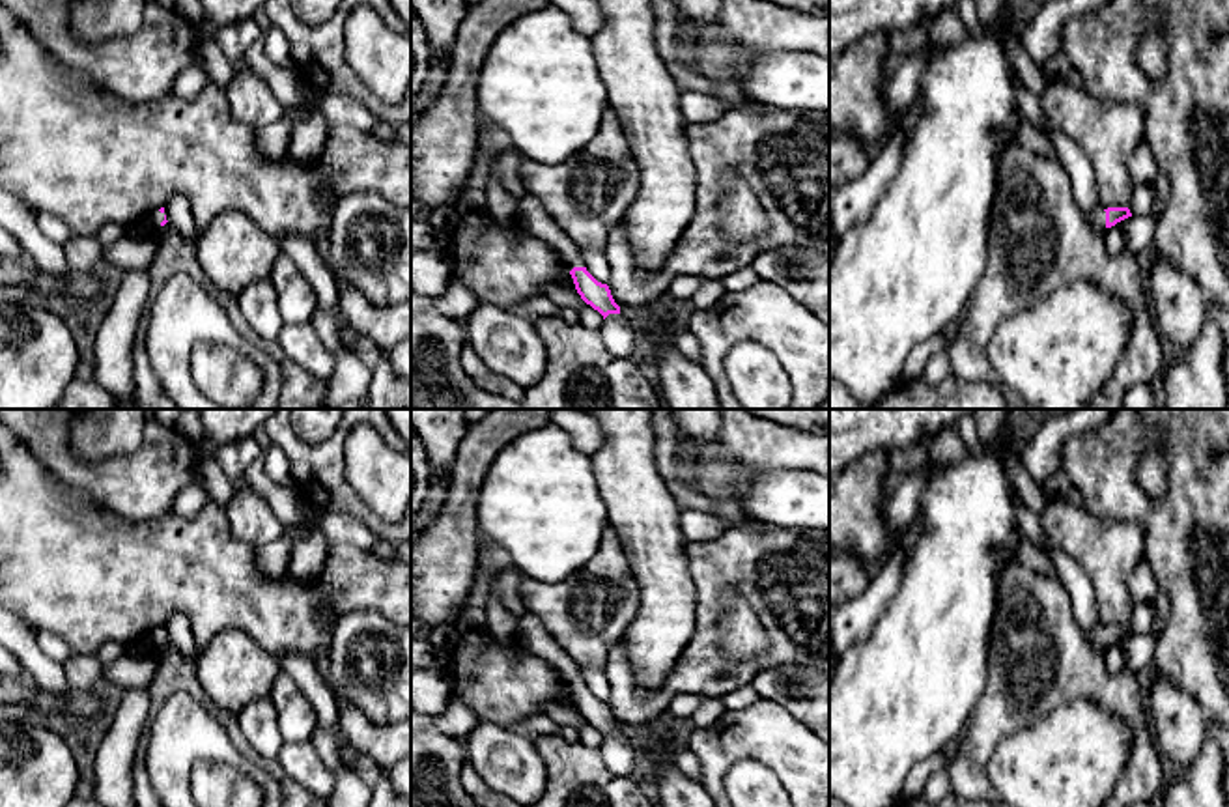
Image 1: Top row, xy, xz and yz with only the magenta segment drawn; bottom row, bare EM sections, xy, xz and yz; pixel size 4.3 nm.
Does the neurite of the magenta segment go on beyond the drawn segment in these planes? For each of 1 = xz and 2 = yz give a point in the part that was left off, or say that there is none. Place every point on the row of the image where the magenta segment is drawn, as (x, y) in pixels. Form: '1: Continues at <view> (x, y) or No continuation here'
1: Continues at xz (533, 217)
2: Continues at yz (1095, 217)

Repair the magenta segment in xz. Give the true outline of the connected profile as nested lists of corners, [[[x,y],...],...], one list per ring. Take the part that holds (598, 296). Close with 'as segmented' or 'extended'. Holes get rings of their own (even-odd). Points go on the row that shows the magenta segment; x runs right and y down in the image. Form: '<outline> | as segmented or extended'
[[[525,194],[517,200],[517,219],[527,234],[545,241],[560,254],[562,262],[572,267],[570,275],[573,278],[575,290],[586,304],[598,310],[603,319],[609,314],[620,314],[620,306],[614,303],[609,286],[598,282],[586,271],[579,256],[581,248],[555,222],[555,219],[545,211],[544,204],[536,196]]] | extended

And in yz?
[[[1108,207],[1098,211],[1085,211],[1089,224],[1111,228],[1117,222],[1132,217],[1128,207]]] | extended

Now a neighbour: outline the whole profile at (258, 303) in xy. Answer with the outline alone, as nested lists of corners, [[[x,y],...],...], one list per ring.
[[[271,280],[248,284],[237,295],[237,306],[252,331],[265,342],[275,342],[284,327],[278,295]]]

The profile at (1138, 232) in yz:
[[[1158,215],[1128,217],[1115,224],[1124,235],[1124,252],[1137,254],[1152,243]]]

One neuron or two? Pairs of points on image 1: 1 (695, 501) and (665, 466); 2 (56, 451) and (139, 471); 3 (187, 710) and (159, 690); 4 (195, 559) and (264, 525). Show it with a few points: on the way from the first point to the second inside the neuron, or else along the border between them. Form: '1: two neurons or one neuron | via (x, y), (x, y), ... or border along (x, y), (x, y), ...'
1: one neuron | via (686, 494), (671, 475)
2: one neuron | via (77, 471), (118, 473)
3: two neurons | border along (198, 699), (174, 692), (155, 712)
4: two neurons | border along (223, 509), (228, 529), (254, 550)

